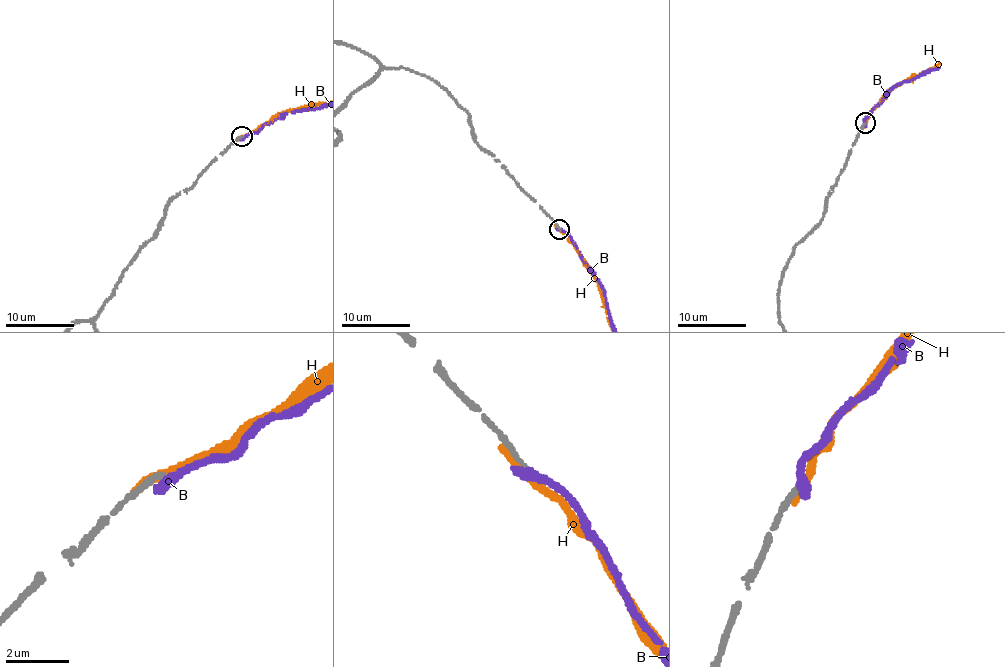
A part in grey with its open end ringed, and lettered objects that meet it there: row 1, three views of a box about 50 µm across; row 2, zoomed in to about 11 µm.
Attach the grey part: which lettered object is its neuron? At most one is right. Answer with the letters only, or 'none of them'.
none of them

